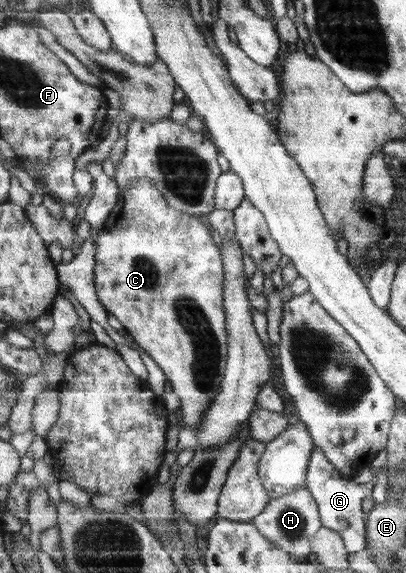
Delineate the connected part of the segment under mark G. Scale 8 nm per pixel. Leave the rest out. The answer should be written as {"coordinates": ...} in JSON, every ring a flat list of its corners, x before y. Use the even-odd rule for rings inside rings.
{"coordinates":[[315,445,311,449,307,470,305,473,305,487,306,491,310,493,319,510,319,519,322,521,322,525,325,528,335,531,339,536,343,538,343,544,347,553,356,553,365,547,365,531,364,531,364,514,360,510,360,502,364,497,368,497,372,493,373,486,375,485,376,477,378,477,378,471,380,467,384,465,384,461,387,458,387,453,384,450,380,450,372,461,372,480,358,485,353,480,345,480,343,476,339,475,336,468,327,459,327,456,323,454]]}

